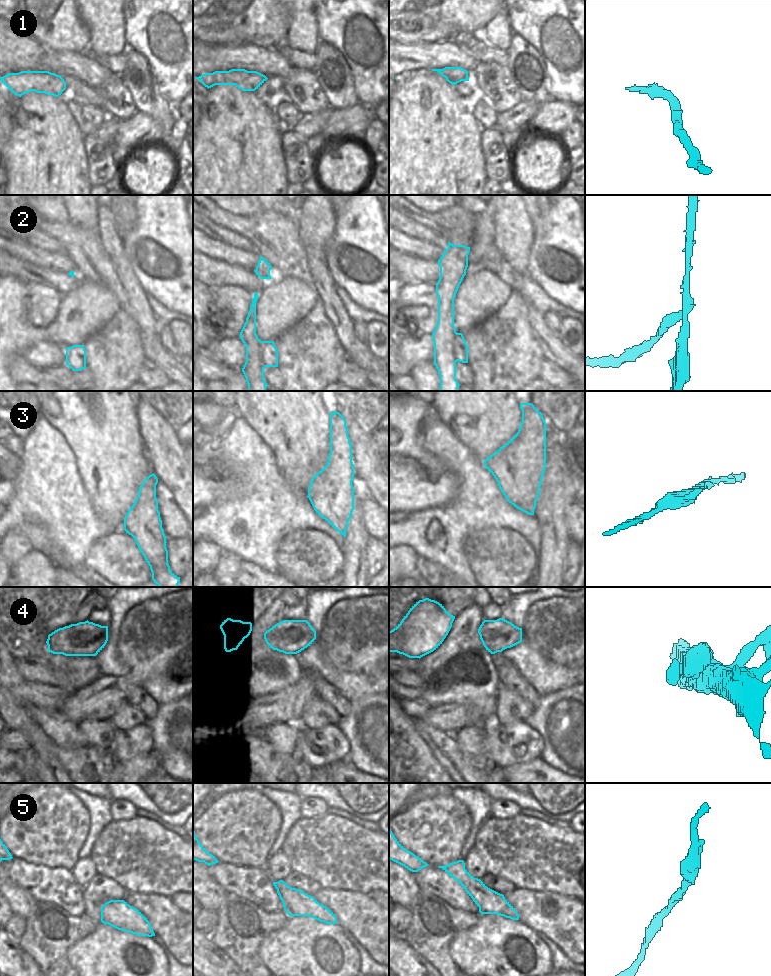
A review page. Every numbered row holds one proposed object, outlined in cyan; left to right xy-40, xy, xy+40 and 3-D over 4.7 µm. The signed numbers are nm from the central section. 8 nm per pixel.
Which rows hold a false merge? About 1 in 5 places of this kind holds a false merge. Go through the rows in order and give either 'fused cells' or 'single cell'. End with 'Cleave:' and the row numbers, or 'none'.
1: single cell
2: fused cells
3: single cell
4: single cell
5: single cell
Cleave: 2

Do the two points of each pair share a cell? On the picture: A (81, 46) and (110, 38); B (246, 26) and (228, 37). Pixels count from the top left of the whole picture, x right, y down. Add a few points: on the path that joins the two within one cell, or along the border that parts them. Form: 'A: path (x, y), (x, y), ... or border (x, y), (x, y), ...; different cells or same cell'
A: border (82, 21), (89, 32), (88, 50); different cells
B: border (219, 16), (235, 32), (240, 42); different cells

